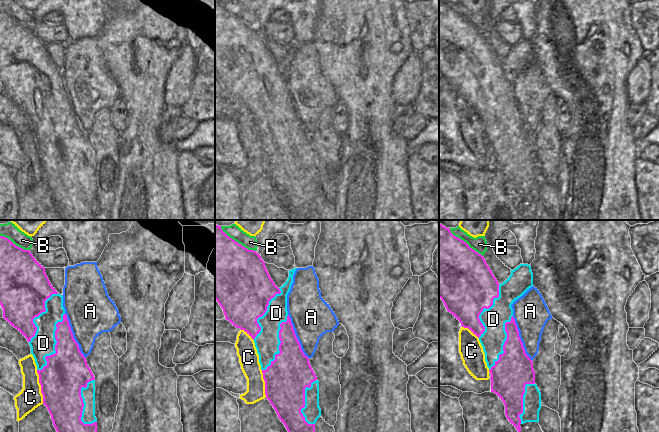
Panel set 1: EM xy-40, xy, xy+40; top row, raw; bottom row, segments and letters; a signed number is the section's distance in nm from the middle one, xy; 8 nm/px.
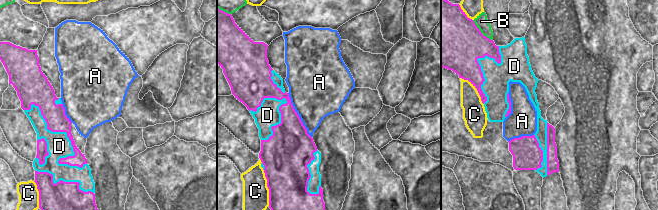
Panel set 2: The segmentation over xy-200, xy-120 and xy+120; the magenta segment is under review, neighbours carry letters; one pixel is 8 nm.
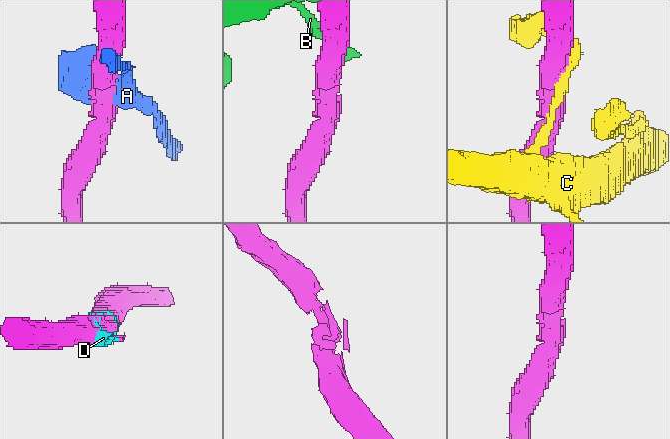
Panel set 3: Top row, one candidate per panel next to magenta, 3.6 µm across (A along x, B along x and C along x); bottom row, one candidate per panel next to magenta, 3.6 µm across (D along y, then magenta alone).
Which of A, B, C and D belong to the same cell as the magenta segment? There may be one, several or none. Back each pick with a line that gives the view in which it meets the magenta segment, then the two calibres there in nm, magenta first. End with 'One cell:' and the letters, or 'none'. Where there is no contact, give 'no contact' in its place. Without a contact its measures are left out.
One cell: none

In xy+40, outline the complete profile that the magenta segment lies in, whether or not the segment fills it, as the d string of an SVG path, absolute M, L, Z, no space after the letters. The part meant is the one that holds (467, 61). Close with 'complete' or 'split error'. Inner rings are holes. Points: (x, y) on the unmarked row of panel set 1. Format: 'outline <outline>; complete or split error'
outline M439 0L439 74L447 87L462 103L468 104L479 114L485 107L479 91L484 84L489 85L493 75L498 73L499 59L484 33L454 12L449 4Z; complete

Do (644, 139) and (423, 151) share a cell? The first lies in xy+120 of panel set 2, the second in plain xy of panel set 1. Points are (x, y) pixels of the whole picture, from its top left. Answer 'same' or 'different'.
same

